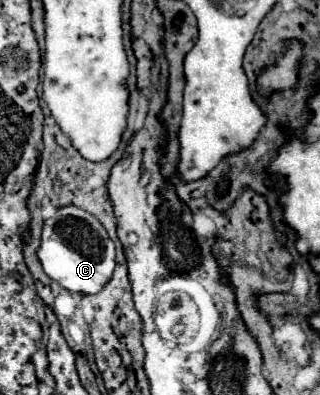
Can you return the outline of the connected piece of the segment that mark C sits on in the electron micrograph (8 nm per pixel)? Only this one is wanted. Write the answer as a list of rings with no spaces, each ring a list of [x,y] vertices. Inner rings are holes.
[[[75,205],[57,207],[55,217],[43,223],[37,257],[53,281],[75,293],[99,293],[115,269],[115,245],[105,227],[91,213]]]

